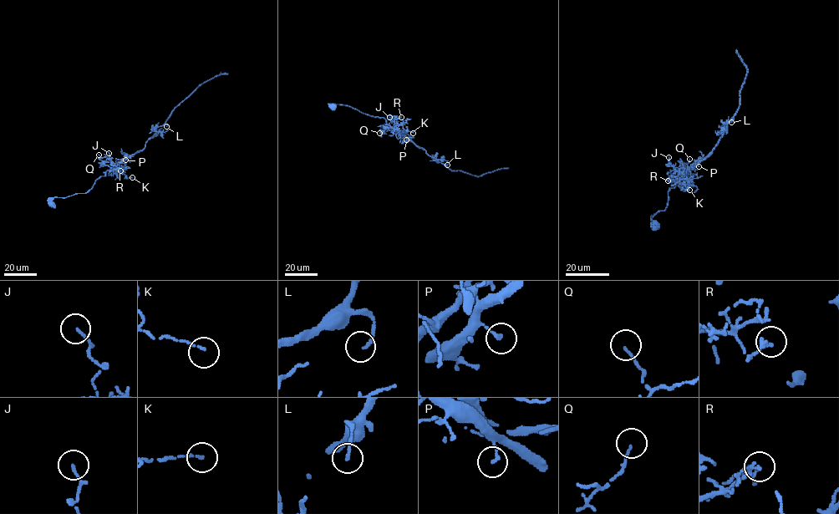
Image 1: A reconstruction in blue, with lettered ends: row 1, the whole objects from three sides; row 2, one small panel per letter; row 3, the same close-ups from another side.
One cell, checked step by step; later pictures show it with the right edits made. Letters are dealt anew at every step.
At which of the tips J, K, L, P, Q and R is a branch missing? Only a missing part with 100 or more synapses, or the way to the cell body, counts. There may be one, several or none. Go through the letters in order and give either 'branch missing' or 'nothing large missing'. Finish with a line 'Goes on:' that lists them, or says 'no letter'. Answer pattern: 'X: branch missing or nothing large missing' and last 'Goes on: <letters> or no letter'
J: nothing large missing
K: nothing large missing
L: nothing large missing
P: nothing large missing
Q: nothing large missing
R: nothing large missing
Goes on: no letter

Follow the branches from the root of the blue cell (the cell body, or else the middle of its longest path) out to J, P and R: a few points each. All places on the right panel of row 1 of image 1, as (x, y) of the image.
J: (656, 225), (651, 216), (665, 209), (669, 187), (673, 188), (683, 175), (669, 164), (668, 157)
P: (656, 225), (651, 216), (665, 209), (669, 187), (673, 188), (688, 170), (699, 166)
R: (656, 225), (651, 216), (665, 209), (669, 187), (673, 188), (683, 176), (668, 180)

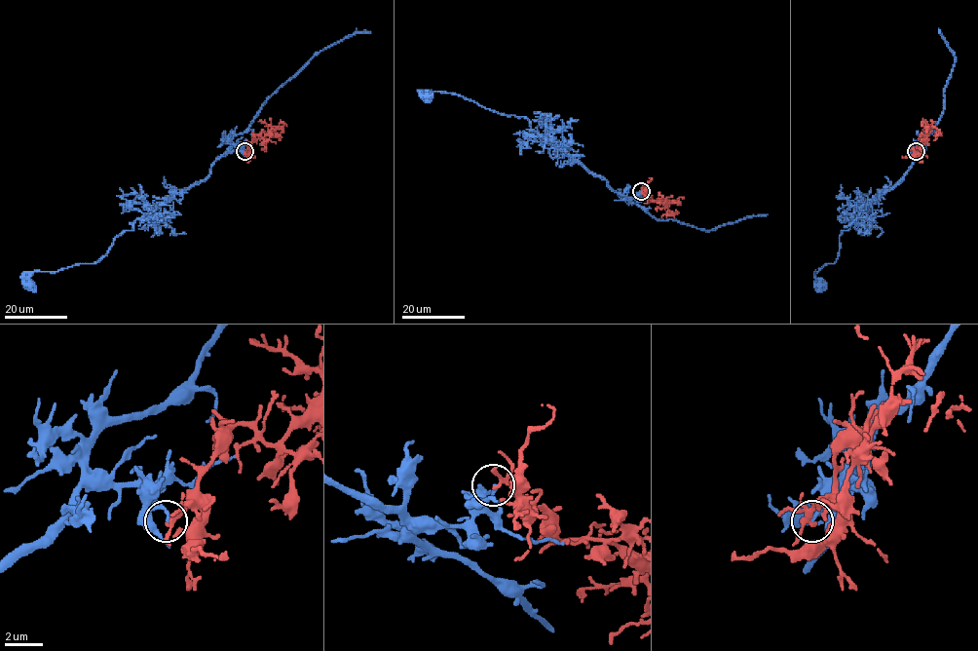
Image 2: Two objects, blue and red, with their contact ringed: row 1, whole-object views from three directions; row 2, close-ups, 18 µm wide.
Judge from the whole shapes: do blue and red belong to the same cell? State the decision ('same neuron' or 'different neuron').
different neuron

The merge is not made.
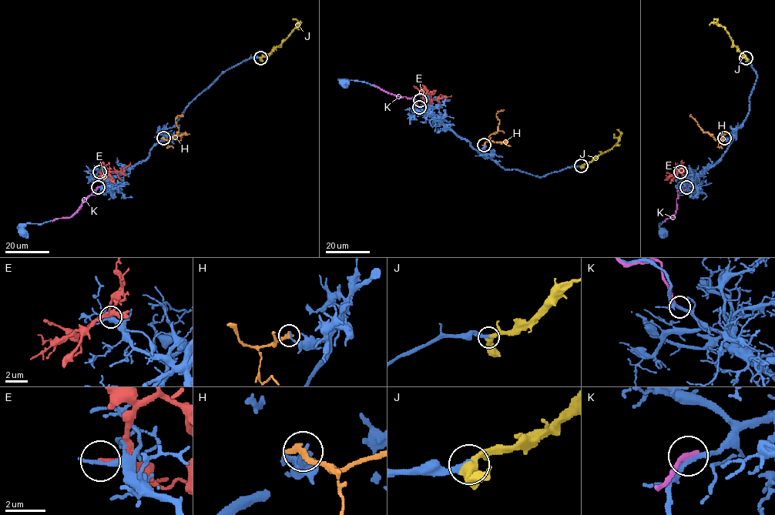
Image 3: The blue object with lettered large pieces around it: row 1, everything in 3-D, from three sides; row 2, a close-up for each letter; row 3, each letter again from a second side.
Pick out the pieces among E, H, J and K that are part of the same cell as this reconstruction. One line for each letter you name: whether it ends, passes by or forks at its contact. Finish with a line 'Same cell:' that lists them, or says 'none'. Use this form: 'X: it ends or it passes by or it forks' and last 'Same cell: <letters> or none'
J: it passes by
Same cell: J

